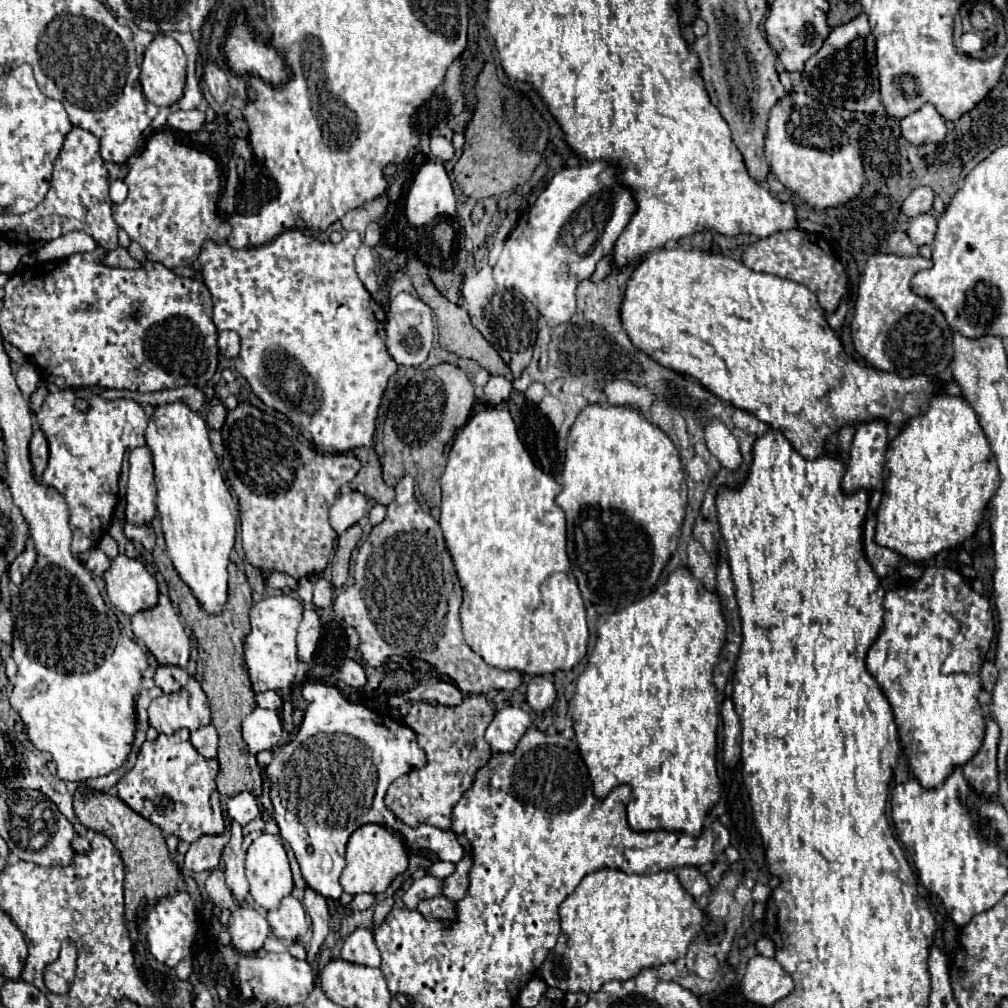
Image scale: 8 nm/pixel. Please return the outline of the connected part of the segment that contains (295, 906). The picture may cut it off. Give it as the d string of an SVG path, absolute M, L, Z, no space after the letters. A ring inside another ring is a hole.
M285 896L277 910L267 912L267 922L271 926L271 932L277 938L285 938L285 940L297 940L309 928L305 910L301 902L293 896Z

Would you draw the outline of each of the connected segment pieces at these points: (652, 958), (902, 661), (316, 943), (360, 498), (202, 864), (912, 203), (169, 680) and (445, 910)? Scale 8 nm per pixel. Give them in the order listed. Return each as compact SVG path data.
M601 868L587 874L581 884L561 902L561 936L555 948L547 954L539 974L547 986L563 992L597 992L603 982L629 980L641 968L653 968L659 964L675 962L685 956L687 946L699 934L705 924L705 914L695 906L693 898L687 896L675 872L665 870L657 874L625 874L621 870Z
M927 568L919 580L911 580L911 582L907 582L907 584L895 588L895 590L887 591L885 594L885 604L883 604L883 606L885 606L885 624L883 624L883 628L881 628L877 640L871 644L871 648L869 648L869 652L867 652L865 664L867 664L869 674L877 680L877 684L881 686L883 694L887 696L887 700L889 700L889 704L891 704L891 708L893 708L895 722L897 722L897 728L899 728L899 740L901 740L901 746L903 746L903 750L905 750L905 754L907 754L907 758L909 758L909 766L911 766L911 770L913 770L915 780L917 780L923 788L927 788L927 790L939 788L939 786L945 782L945 778L947 778L957 766L967 764L967 762L975 756L975 752L981 748L981 742L983 742L985 718L983 718L983 710L981 710L981 706L979 706L979 702L977 702L977 694L981 692L979 668L981 668L981 664L983 664L983 660L985 660L985 654L987 654L987 650L989 650L989 644L991 644L991 638L993 638L993 632L995 632L995 628L993 628L993 614L991 614L991 608L989 608L987 598L981 596L981 594L977 594L977 592L969 586L969 582L967 582L959 572L955 572L955 570L951 570L951 568Z
M305 888L303 904L305 904L305 908L313 920L313 940L311 940L309 952L307 952L307 960L313 964L317 958L317 952L323 946L325 936L329 934L329 910L327 910L327 900L311 888Z
M349 490L339 494L335 504L329 510L331 526L337 534L343 534L351 524L357 524L367 510L367 498L361 492Z
M229 828L219 836L201 836L189 846L189 852L185 854L185 868L193 872L205 872L217 868L227 840L229 840Z
M919 186L903 202L903 212L909 218L919 216L919 214L925 214L925 212L931 212L933 210L933 196L935 196L935 192L929 186Z
M159 664L153 680L167 694L167 692L177 692L179 688L183 688L183 684L187 684L187 680L189 680L189 674L185 668Z
M435 896L429 900L421 900L417 910L425 918L443 918L443 920L455 920L455 902L447 900L445 896Z

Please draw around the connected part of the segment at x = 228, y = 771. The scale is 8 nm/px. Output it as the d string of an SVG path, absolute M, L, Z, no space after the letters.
M159 518L151 520L151 528L155 530L157 544L153 550L155 564L159 572L163 574L167 586L169 586L169 596L171 600L179 606L179 616L183 622L191 628L193 636L197 638L197 674L195 678L199 680L201 688L205 690L211 712L213 712L213 726L217 728L219 734L219 776L217 776L217 790L223 796L237 796L241 792L251 792L255 796L261 796L261 778L253 776L251 766L249 766L249 752L247 744L241 738L241 722L255 710L255 692L251 688L249 672L245 668L243 660L243 640L249 632L249 612L253 606L251 600L251 588L247 584L245 572L239 570L235 564L229 564L229 600L227 608L219 616L207 616L203 608L199 608L195 596L191 596L191 590L181 582L177 576L163 544L163 532L159 528Z

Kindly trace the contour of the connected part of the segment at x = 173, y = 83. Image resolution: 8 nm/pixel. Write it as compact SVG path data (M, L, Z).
M155 34L153 42L145 48L145 60L141 64L141 90L143 96L157 104L157 106L171 106L183 96L183 86L186 81L187 56L183 54L183 48L179 42L175 42L171 36Z

